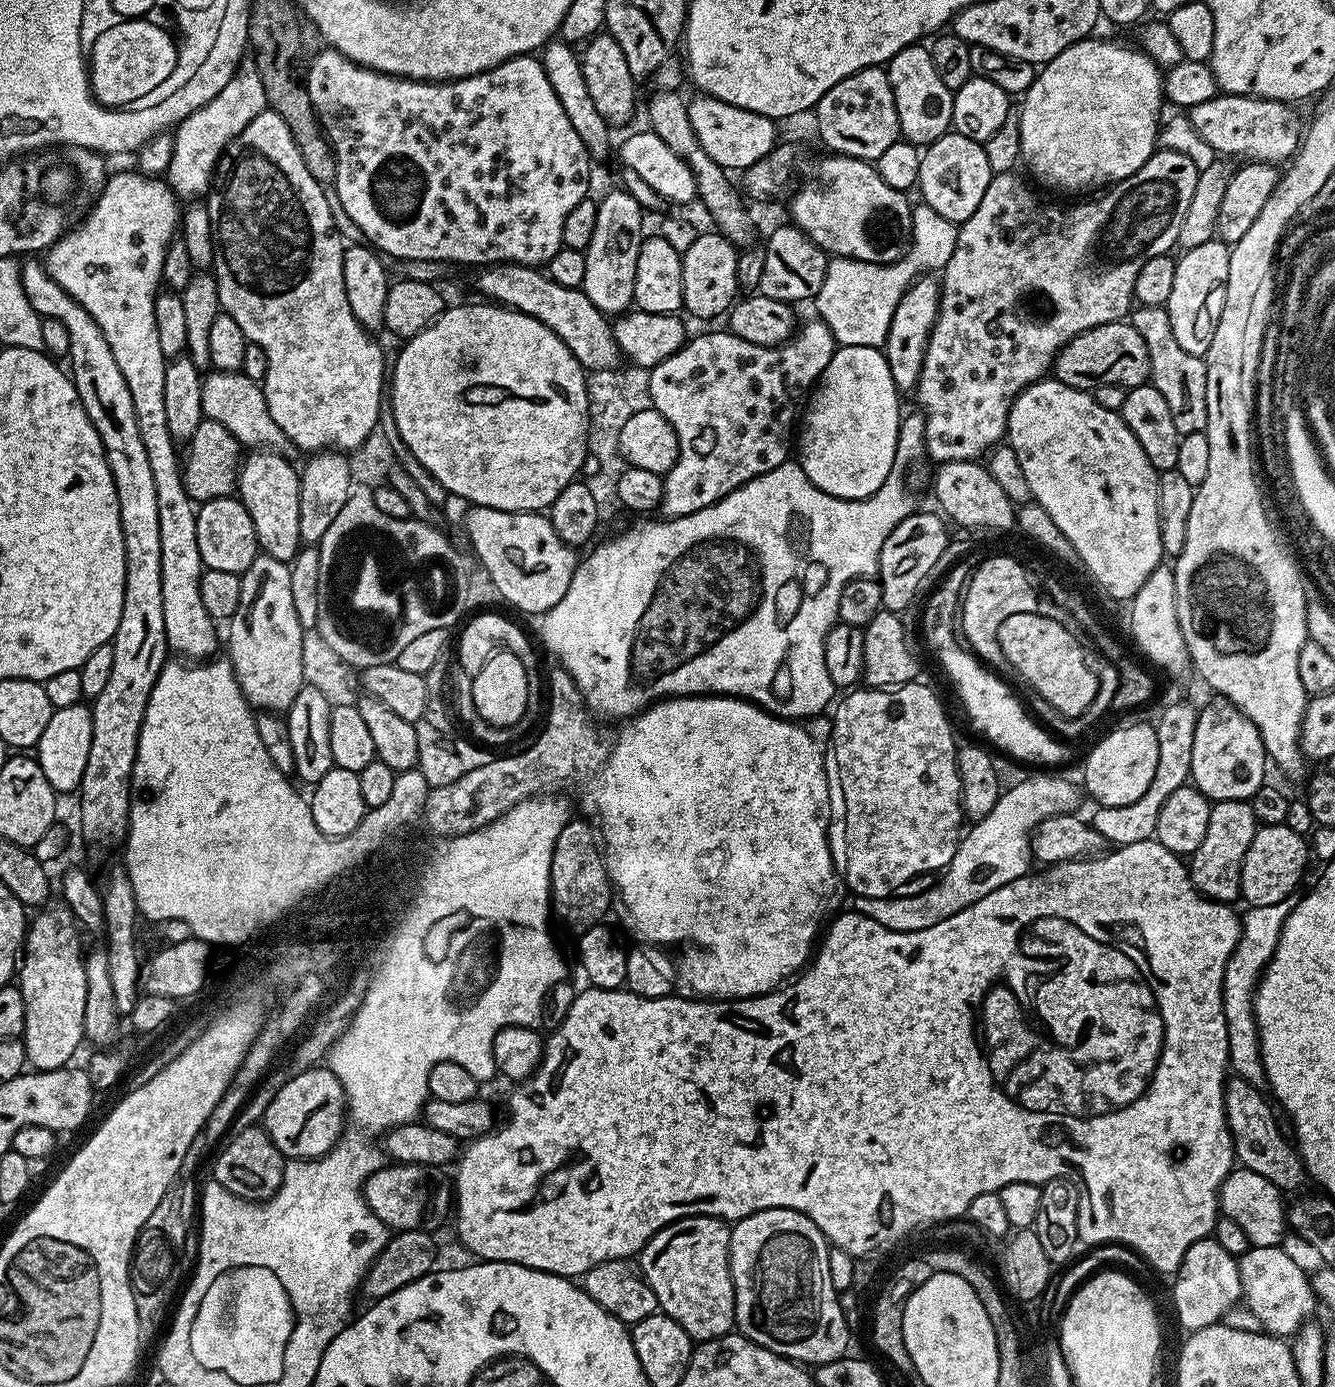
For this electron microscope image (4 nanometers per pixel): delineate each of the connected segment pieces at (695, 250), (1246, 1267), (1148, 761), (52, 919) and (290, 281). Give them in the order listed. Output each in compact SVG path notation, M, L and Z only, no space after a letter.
M715 230L709 232L701 231L697 235L694 246L690 250L682 253L684 269L682 270L682 286L684 287L684 306L683 311L689 312L692 316L697 316L700 320L712 320L715 316L723 317L731 309L738 296L738 289L735 278L735 264L738 255L736 245Z
M1262 1246L1261 1248L1249 1247L1248 1252L1239 1253L1238 1274L1240 1275L1240 1290L1243 1303L1262 1322L1264 1332L1270 1336L1291 1338L1296 1331L1313 1319L1312 1311L1318 1308L1318 1301L1312 1289L1309 1273L1304 1273L1304 1268L1288 1252L1283 1252L1280 1246Z
M1128 724L1125 728L1116 728L1109 736L1104 736L1092 748L1088 761L1084 764L1084 784L1088 787L1087 795L1101 806L1130 806L1130 802L1138 802L1142 794L1154 782L1154 770L1158 770L1158 738L1155 727L1149 724Z
M63 903L50 907L37 911L33 920L31 917L18 964L18 987L26 1006L24 1049L28 1064L41 1072L65 1067L85 1043L86 970L82 948L80 952L81 933L74 914Z
M262 111L237 137L229 142L216 166L214 183L206 196L206 207L210 214L210 230L214 242L211 271L216 278L223 315L234 318L234 322L238 322L249 344L257 344L262 346L262 350L266 350L268 365L262 387L270 416L278 424L282 433L288 436L289 442L300 452L315 454L325 450L335 450L341 454L351 454L363 446L372 432L377 431L382 403L380 395L383 392L385 395L386 392L386 364L384 368L384 352L380 349L379 342L372 337L375 335L369 329L363 328L350 310L342 270L346 244L345 241L340 241L340 236L336 233L336 220L332 217L334 204L330 196L330 201L328 201L328 196L324 192L327 192L325 185L318 183L314 174L306 170L306 162L302 162L302 154L298 154L298 146L294 146L294 138L290 138L290 126L286 126L286 122L282 122L282 118L278 118L276 112Z

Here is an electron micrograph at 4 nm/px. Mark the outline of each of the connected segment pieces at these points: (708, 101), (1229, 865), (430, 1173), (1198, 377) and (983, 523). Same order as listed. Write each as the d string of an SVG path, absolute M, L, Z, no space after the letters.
M703 94L693 95L693 100L687 101L690 126L698 136L698 142L718 166L725 170L732 168L752 168L759 165L767 156L771 156L773 148L777 147L777 121L770 116L763 116L738 106L730 106L713 96Z
M1218 800L1213 803L1210 823L1206 826L1206 838L1202 838L1202 846L1198 846L1198 850L1190 857L1192 884L1202 895L1221 902L1236 902L1232 900L1241 899L1242 862L1246 858L1246 850L1250 850L1250 842L1254 842L1257 827L1249 801Z
M389 1163L366 1178L364 1200L389 1230L435 1233L435 1228L442 1227L447 1220L449 1223L454 1212L454 1188L444 1172L443 1167L435 1164Z
M1141 304L1131 313L1130 323L1138 334L1142 334L1142 342L1146 342L1146 354L1150 354L1150 382L1170 405L1174 427L1181 436L1205 431L1208 427L1206 366L1201 357L1190 354L1190 350L1182 350L1178 338L1174 338L1167 307Z
M951 460L950 462L939 465L935 470L937 471L936 500L940 503L941 508L939 508L939 511L953 525L962 527L990 527L995 530L1008 527L1011 529L1015 525L1016 508L1012 500L1006 498L1006 494L1002 491L1002 486L998 486L998 482L994 482L994 478L990 478L988 469L983 463L974 460Z

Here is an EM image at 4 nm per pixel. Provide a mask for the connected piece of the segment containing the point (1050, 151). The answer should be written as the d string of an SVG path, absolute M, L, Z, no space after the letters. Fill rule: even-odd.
M1089 38L1080 40L1076 44L1070 45L1062 54L1058 54L1054 59L1039 69L1034 83L1028 87L1028 91L1023 93L1024 105L1018 108L1020 114L1020 129L1022 130L1022 146L1020 147L1020 158L1023 167L1028 167L1038 179L1044 180L1048 188L1057 188L1060 192L1080 192L1083 188L1096 188L1099 184L1111 186L1119 180L1130 178L1151 158L1152 153L1157 151L1158 137L1162 127L1160 121L1160 107L1165 107L1164 98L1164 77L1160 65L1155 64L1152 59L1139 47L1131 48L1128 44L1119 44L1116 40L1096 40Z

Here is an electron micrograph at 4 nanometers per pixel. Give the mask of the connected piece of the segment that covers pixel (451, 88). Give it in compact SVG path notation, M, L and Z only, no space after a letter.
M325 47L323 51L313 60L311 57L306 68L310 102L336 156L334 189L336 188L335 199L338 201L339 211L341 208L360 227L361 234L365 236L361 237L369 245L375 246L381 253L394 255L398 259L438 259L449 261L456 266L457 264L544 266L550 258L554 258L554 254L564 243L562 226L566 222L566 214L570 214L570 210L574 210L574 206L578 206L578 202L582 202L589 195L588 179L592 176L593 165L590 163L582 138L578 138L574 126L570 126L570 118L566 118L566 110L562 110L562 102L558 102L558 94L554 94L554 86L550 86L550 78L546 78L543 63L535 55L515 56L482 74L474 74L461 80L429 82L406 80L402 76L387 76L385 72L376 72L372 68L356 64L334 48Z

